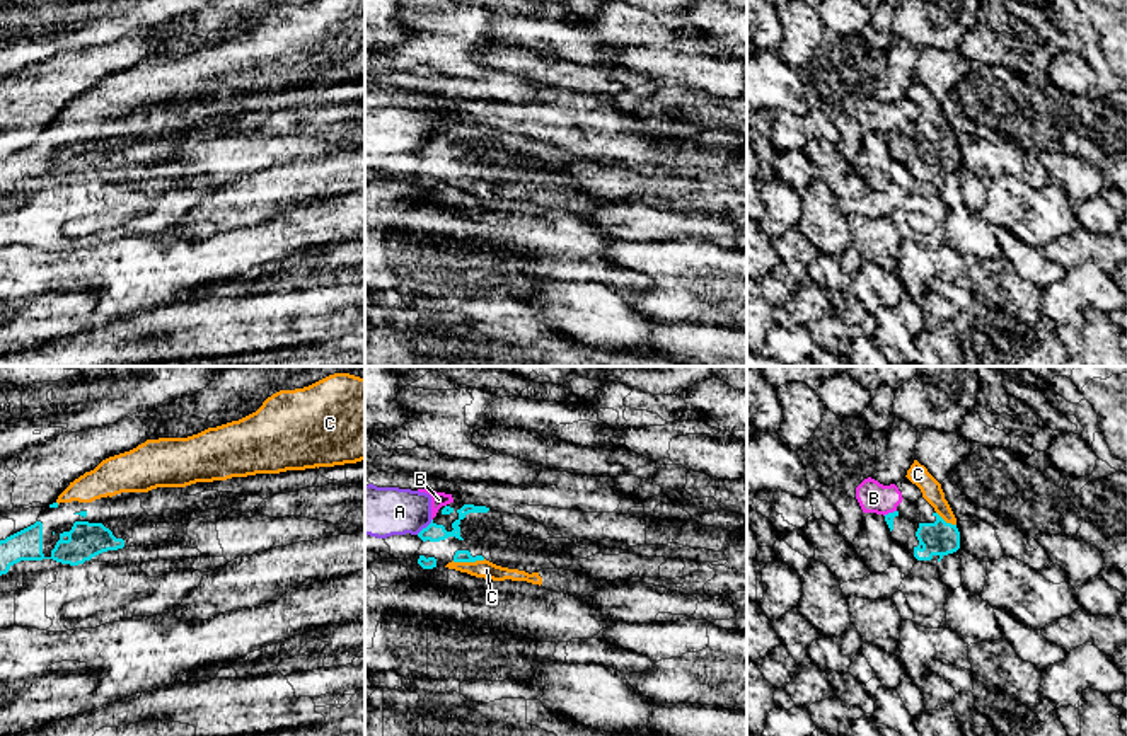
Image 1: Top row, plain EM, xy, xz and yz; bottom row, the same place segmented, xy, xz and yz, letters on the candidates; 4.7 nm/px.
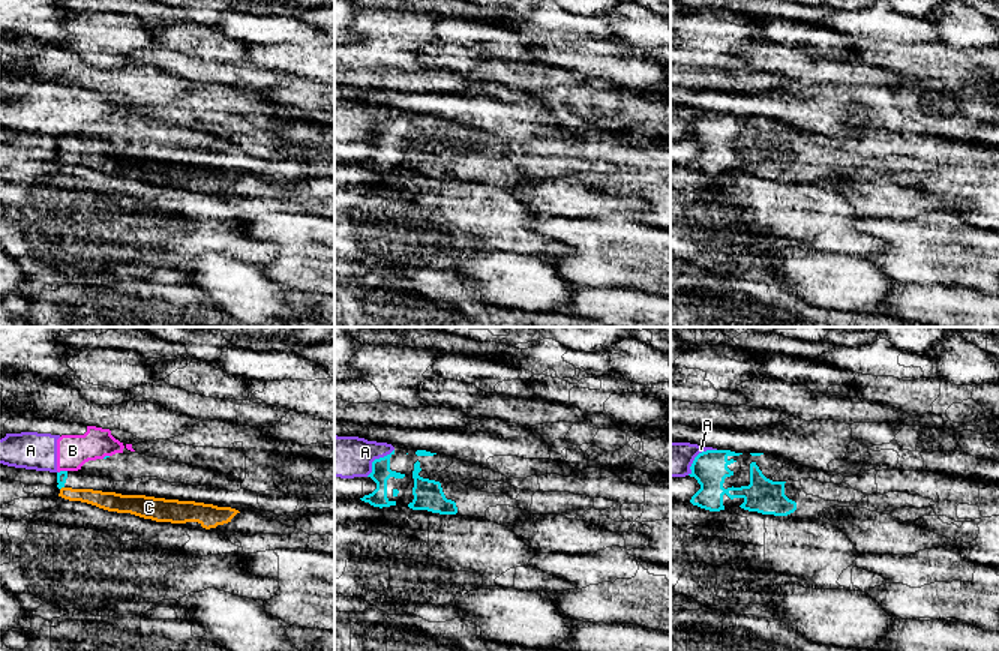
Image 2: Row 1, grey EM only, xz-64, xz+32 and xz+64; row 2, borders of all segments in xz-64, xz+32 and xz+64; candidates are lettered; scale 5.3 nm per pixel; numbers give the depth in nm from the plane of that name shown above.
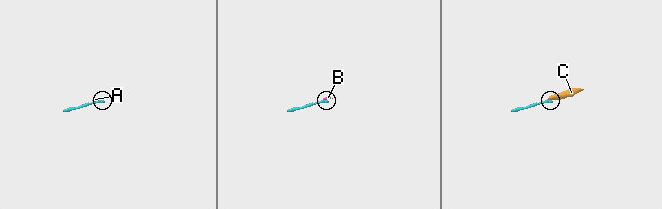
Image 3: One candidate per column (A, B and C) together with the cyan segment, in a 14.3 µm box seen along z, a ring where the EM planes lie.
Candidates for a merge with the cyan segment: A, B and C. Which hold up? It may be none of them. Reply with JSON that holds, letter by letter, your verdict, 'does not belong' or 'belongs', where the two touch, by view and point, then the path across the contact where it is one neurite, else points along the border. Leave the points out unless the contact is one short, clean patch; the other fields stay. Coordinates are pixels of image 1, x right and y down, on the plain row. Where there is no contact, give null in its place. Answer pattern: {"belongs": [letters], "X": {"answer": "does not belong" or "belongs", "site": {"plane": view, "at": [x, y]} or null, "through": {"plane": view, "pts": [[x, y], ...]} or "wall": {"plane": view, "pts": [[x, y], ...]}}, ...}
{"belongs": ["C"], "A": {"answer": "does not belong", "site": {"plane": "xz", "at": [423, 147]}, "wall": {"plane": "xz", "pts": [[432, 138], [416, 152]]}}, "B": {"answer": "does not belong", "site": {"plane": "yz", "at": [889, 132]}, "wall": {"plane": "yz", "pts": [[895, 128], [884, 133]]}}, "C": {"answer": "belongs", "site": {"plane": "xz", "at": [468, 179]}, "through": {"plane": "xz", "pts": [[461, 174], [468, 179], [486, 188]]}}}

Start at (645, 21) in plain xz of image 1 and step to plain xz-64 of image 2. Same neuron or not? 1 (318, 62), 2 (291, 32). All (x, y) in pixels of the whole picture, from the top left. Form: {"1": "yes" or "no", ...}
{"1": "no", "2": "yes"}

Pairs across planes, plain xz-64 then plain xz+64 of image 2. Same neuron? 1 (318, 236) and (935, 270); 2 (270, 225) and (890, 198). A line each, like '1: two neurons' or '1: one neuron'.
1: one neuron
2: two neurons

